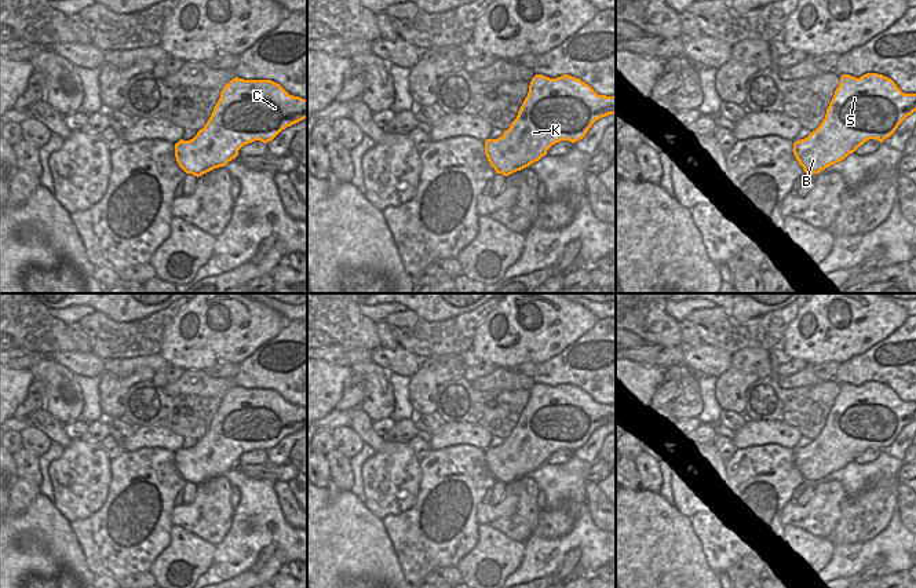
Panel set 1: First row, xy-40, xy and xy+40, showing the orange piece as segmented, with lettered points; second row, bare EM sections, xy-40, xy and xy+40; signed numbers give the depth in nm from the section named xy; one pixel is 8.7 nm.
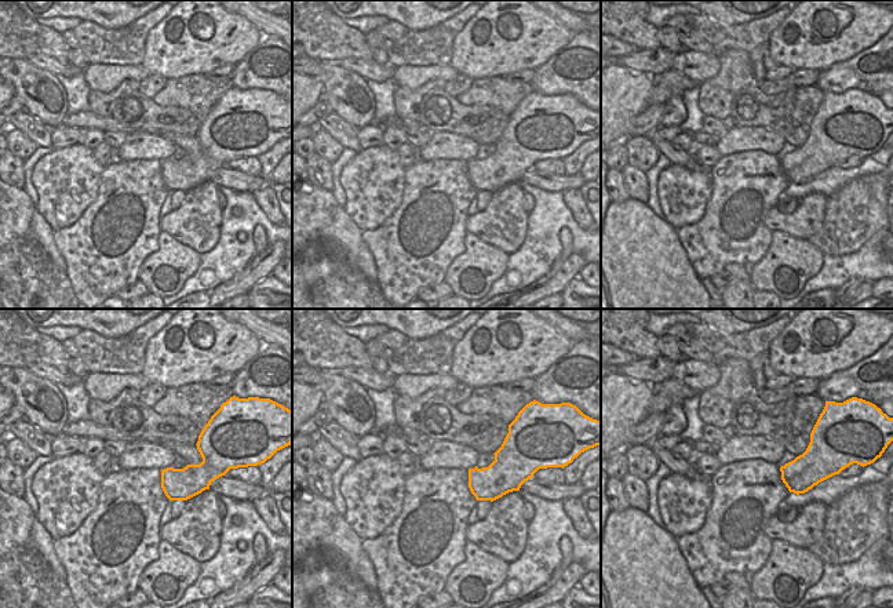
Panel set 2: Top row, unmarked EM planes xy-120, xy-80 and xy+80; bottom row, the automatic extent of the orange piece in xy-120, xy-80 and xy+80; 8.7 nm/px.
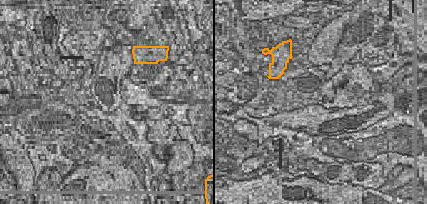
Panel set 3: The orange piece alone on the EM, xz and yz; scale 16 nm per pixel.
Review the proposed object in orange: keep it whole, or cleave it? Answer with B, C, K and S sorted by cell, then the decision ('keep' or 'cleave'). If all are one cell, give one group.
groups B C K S; keep

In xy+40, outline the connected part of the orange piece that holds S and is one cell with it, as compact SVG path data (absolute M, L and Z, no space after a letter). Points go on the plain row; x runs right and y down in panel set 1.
M877 381L860 387L843 383L820 435L793 452L793 463L807 483L844 468L869 448L880 452L916 420L916 402L904 402Z

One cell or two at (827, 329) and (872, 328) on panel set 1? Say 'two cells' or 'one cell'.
one cell

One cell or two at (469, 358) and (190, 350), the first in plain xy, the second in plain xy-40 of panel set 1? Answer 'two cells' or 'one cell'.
two cells

